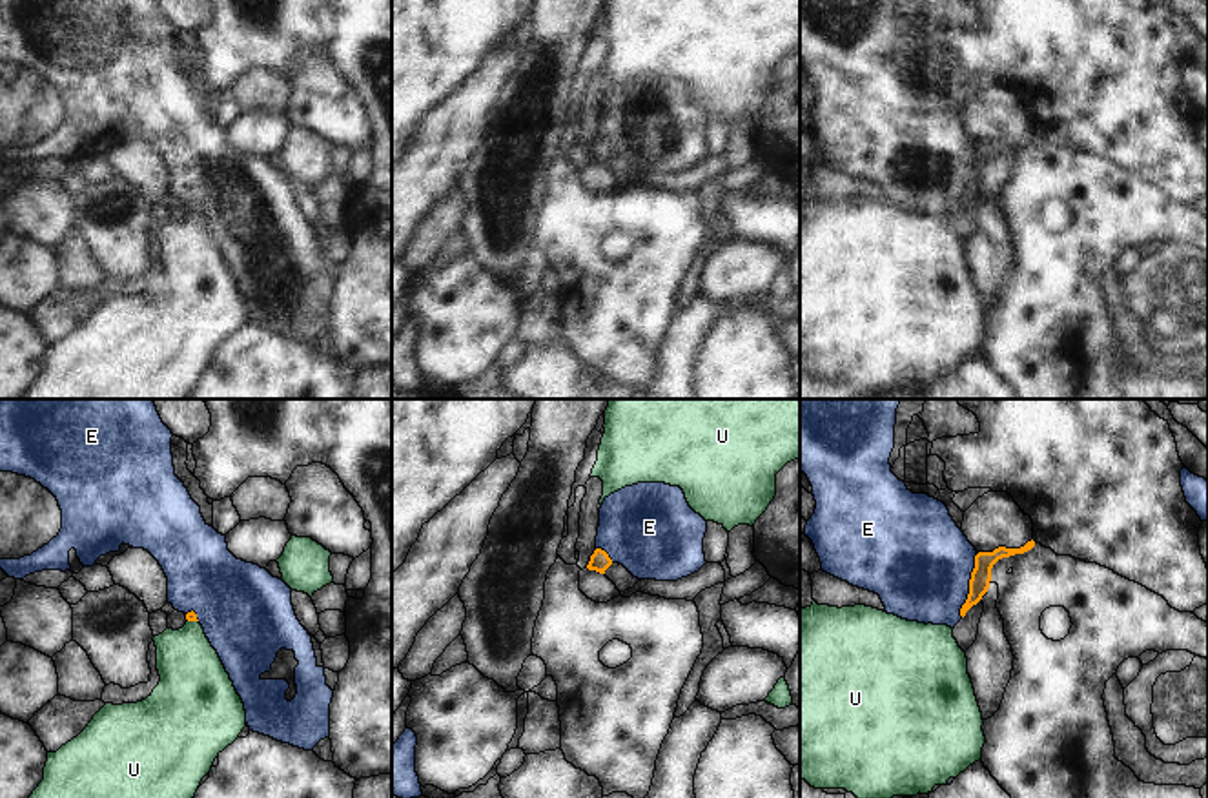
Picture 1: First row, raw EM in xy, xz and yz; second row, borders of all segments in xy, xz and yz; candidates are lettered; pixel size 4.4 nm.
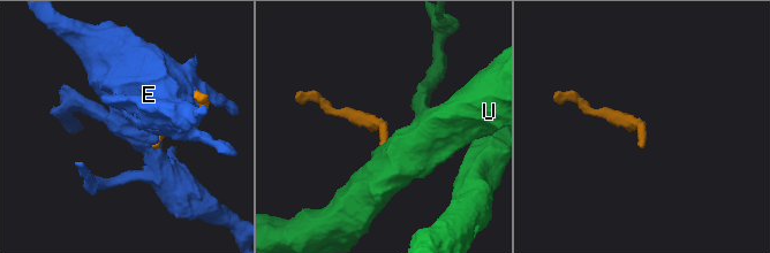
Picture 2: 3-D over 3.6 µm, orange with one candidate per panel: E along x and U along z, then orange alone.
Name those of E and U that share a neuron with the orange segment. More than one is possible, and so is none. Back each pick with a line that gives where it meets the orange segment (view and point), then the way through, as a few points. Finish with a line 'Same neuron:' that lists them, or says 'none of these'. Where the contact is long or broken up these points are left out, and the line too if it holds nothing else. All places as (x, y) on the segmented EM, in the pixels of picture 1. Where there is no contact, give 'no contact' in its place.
U: meets orange in xy at (194, 620); runs through xy (190, 616), (194, 620), (192, 676)
Same neuron: U

